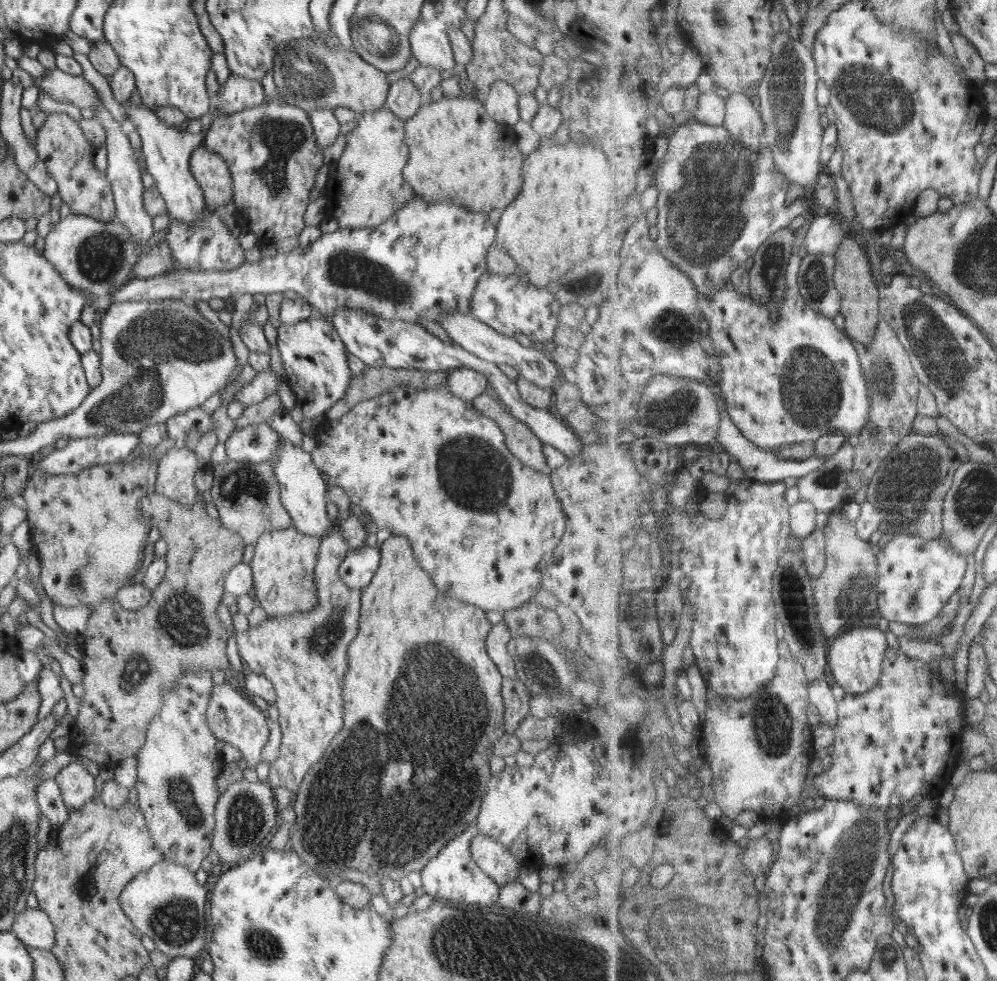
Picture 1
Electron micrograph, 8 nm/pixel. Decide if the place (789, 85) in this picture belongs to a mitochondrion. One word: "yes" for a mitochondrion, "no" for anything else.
yes

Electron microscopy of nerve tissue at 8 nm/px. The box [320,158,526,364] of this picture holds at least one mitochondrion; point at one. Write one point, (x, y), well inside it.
(350, 270)

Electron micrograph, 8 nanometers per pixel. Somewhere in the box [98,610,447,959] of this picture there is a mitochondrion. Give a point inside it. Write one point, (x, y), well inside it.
(177, 922)

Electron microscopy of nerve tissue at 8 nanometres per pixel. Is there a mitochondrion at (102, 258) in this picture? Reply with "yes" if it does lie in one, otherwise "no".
yes

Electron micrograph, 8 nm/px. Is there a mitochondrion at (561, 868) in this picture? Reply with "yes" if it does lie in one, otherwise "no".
no

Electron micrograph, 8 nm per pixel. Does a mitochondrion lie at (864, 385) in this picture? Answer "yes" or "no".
yes

